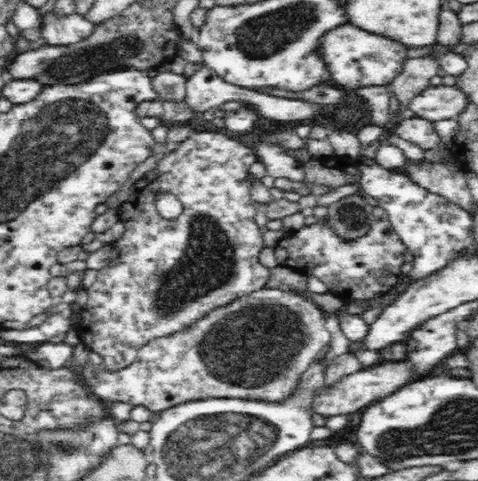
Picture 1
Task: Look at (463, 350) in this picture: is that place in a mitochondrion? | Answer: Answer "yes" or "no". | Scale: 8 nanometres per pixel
no

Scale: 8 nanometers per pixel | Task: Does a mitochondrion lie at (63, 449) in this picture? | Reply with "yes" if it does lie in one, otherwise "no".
yes

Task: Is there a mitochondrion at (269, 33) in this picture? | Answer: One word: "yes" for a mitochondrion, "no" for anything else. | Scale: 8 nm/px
yes

